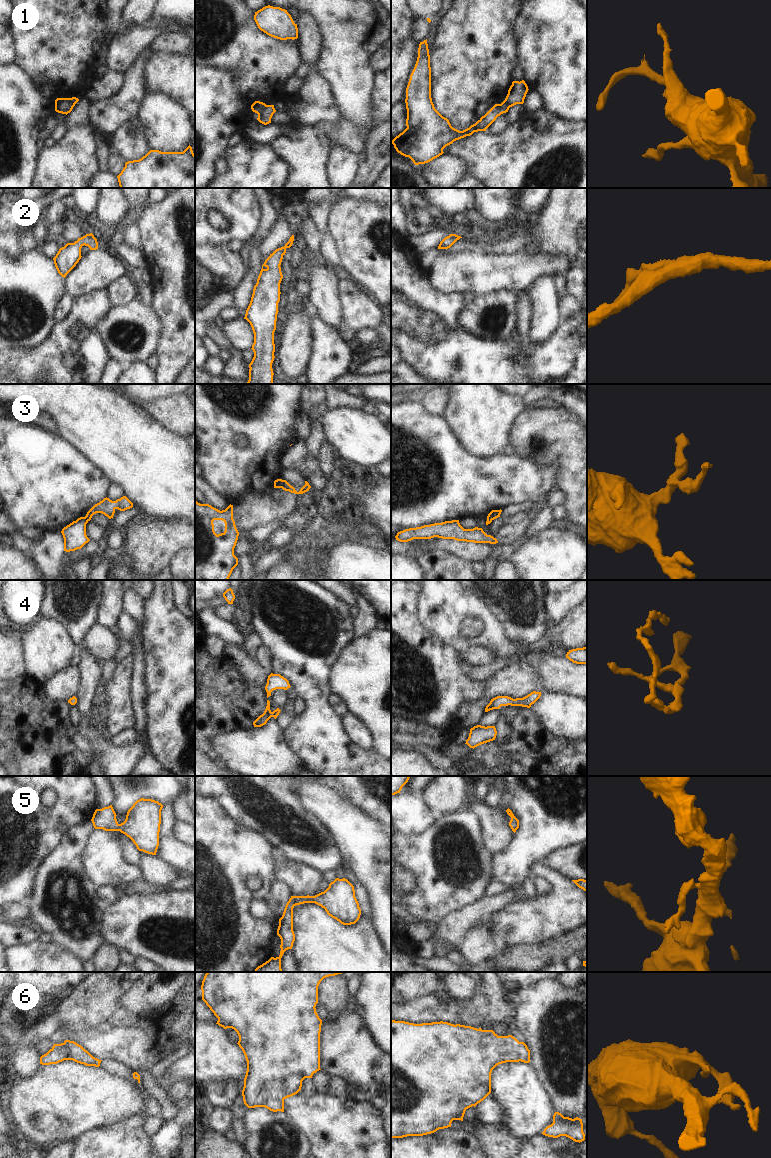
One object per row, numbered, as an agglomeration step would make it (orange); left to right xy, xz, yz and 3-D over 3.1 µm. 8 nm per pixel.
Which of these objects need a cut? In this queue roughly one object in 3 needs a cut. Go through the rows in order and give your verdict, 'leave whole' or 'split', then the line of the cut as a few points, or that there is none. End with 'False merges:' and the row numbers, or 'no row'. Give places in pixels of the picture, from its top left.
1: split; cut in xz along (266, 105), (257, 113)
2: leave whole; no cut
3: split; cut in xz along (283, 480), (279, 487)
4: leave whole; no cut
5: leave whole; no cut
6: leave whole; no cut
False merges: 1, 3

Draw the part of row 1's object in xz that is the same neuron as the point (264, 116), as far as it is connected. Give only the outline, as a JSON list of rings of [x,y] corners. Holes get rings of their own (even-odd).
[[[266,105],[261,111],[257,113],[257,120],[262,124],[267,125],[271,123],[271,118],[275,112],[276,110],[274,105]]]

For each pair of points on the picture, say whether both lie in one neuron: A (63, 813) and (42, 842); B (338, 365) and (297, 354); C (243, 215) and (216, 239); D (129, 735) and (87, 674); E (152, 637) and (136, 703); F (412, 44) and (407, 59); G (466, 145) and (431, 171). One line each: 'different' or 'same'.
A: same
B: different
C: same
D: different
E: different
F: same
G: different

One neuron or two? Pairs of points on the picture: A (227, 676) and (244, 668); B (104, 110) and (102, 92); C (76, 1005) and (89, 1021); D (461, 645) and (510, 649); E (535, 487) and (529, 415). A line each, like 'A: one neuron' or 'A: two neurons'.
A: two neurons
B: two neurons
C: one neuron
D: one neuron
E: two neurons

